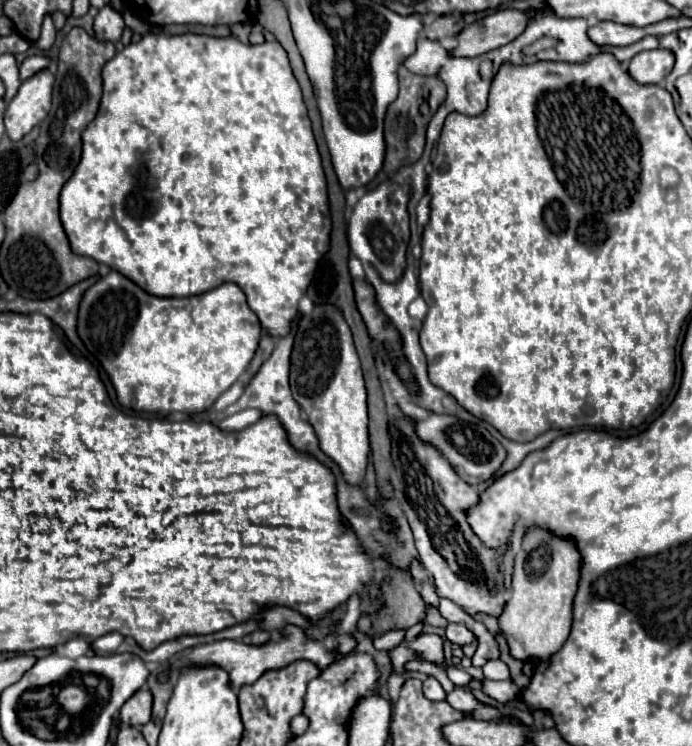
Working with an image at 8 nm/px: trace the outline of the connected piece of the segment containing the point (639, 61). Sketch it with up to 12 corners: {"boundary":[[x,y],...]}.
{"boundary":[[663,48],[639,52],[629,76],[661,86],[673,70],[673,54]]}

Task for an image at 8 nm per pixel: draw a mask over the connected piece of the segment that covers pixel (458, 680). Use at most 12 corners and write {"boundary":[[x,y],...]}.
{"boundary":[[447,666],[447,676],[455,686],[469,684],[471,676],[463,668]]}

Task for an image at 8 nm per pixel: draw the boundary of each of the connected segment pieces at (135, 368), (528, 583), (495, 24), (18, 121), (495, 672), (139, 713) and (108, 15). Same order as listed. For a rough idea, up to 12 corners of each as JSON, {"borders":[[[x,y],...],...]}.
{"borders":[[[111,270],[77,334],[121,406],[209,410],[261,324],[237,284],[159,298]],[[541,528],[515,556],[499,628],[515,660],[565,644],[581,556]],[[497,10],[457,34],[449,54],[475,58],[505,46],[531,14]],[[53,74],[21,82],[5,110],[7,136],[17,142],[49,112]],[[489,660],[483,674],[489,680],[509,680],[509,668],[501,660]],[[141,688],[121,708],[121,722],[143,726],[153,696]],[[105,4],[95,18],[97,38],[117,42],[123,16]]]}

